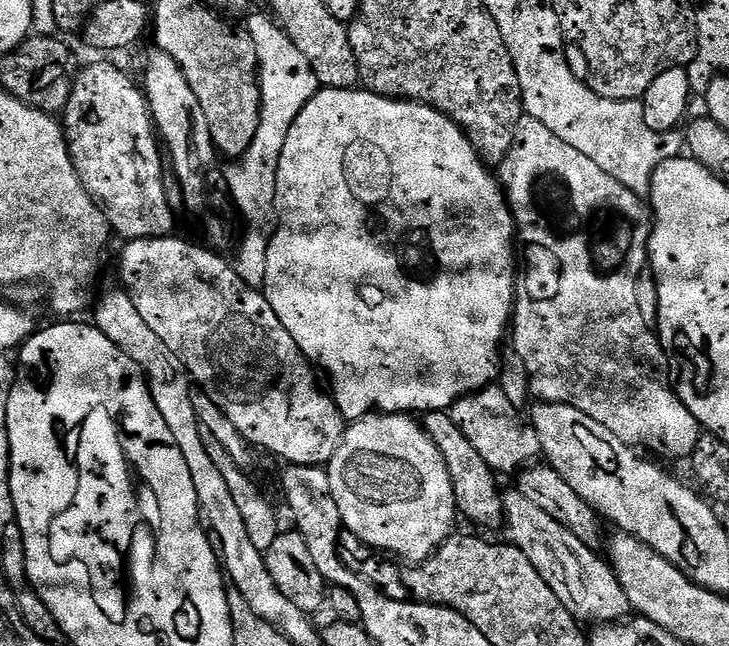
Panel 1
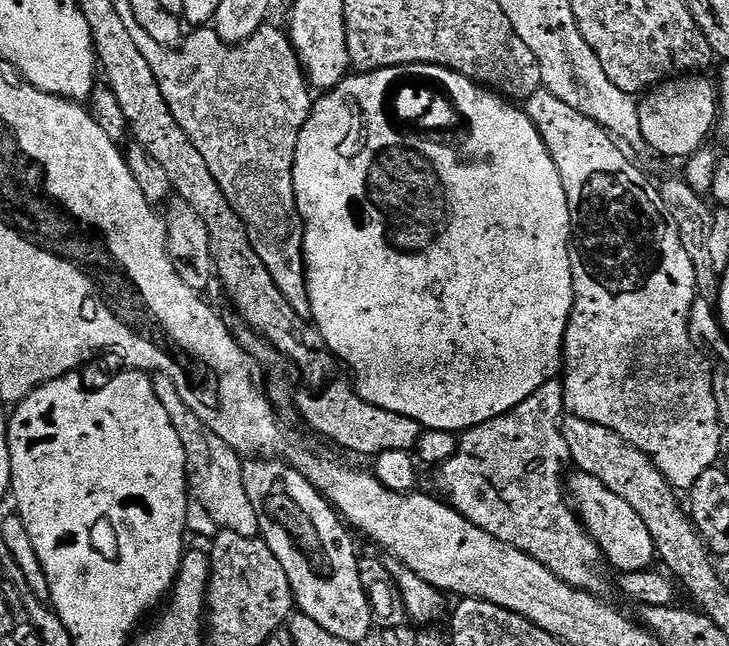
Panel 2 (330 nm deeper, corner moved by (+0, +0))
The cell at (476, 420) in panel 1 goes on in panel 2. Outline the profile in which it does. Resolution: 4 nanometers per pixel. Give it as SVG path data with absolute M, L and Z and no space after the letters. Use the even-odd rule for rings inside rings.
M579 470L573 473L572 481L567 481L566 488L580 523L600 547L601 557L609 560L619 573L651 569L657 555L654 538L650 538L650 530L646 530L646 522L642 522L635 510L623 498L618 498L618 494L614 494L614 490L602 486L598 478Z

